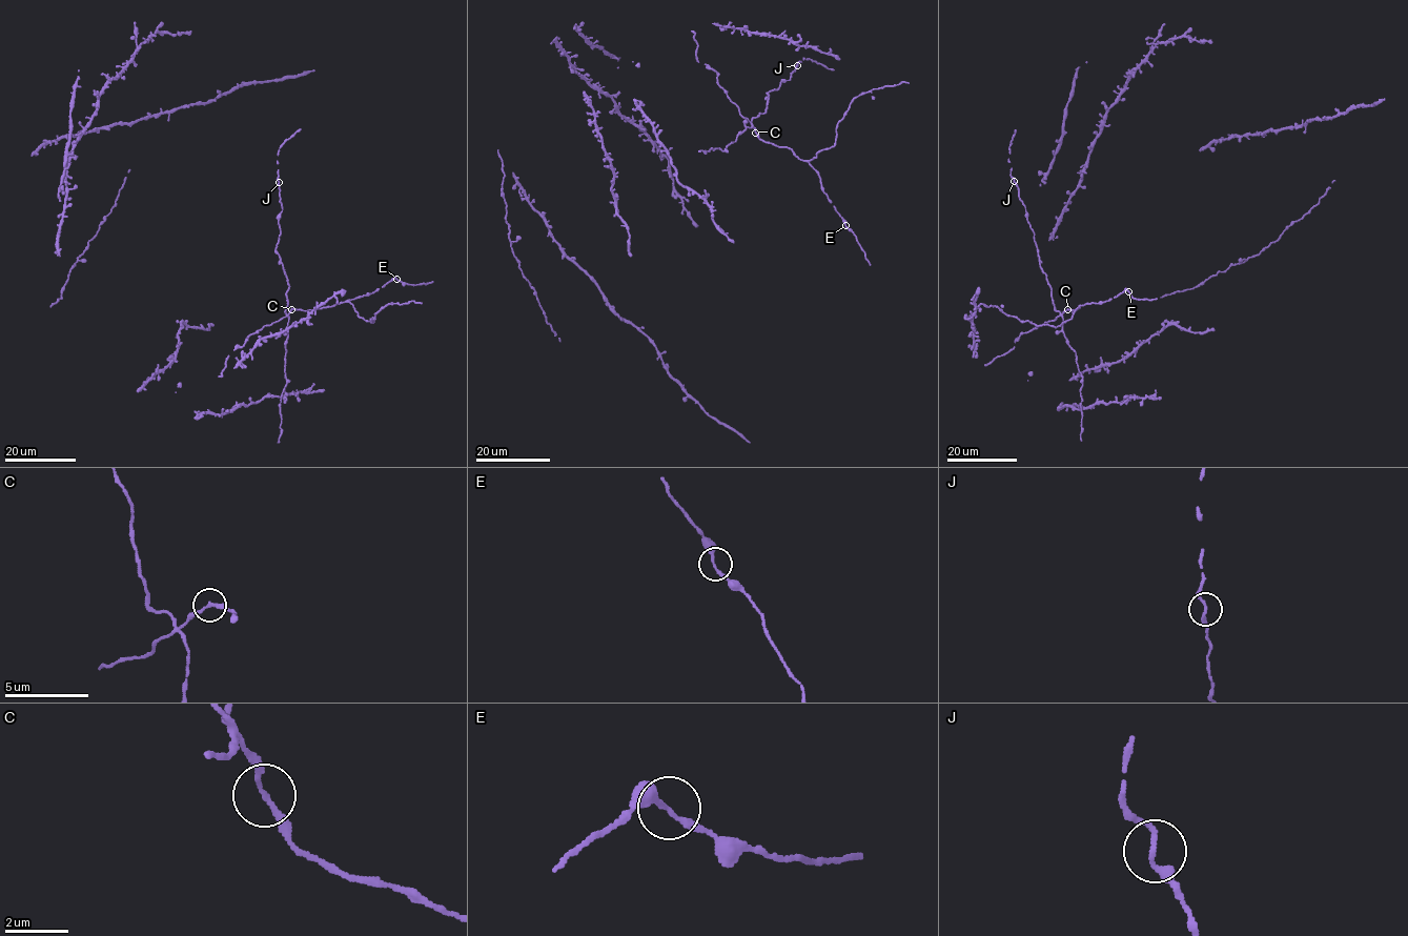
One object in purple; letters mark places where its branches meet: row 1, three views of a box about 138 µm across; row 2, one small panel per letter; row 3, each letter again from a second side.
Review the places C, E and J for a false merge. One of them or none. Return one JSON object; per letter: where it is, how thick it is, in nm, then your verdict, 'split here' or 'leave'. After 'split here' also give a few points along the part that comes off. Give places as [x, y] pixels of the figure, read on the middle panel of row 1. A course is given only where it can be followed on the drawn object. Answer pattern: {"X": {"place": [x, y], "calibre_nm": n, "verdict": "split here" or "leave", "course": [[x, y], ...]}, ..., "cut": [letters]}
{"C": {"place": [755, 133], "calibre_nm": 160, "verdict": "leave"}, "E": {"place": [845, 225], "calibre_nm": 160, "verdict": "leave"}, "J": {"place": [797, 65], "calibre_nm": 150, "verdict": "leave"}, "cut": []}

